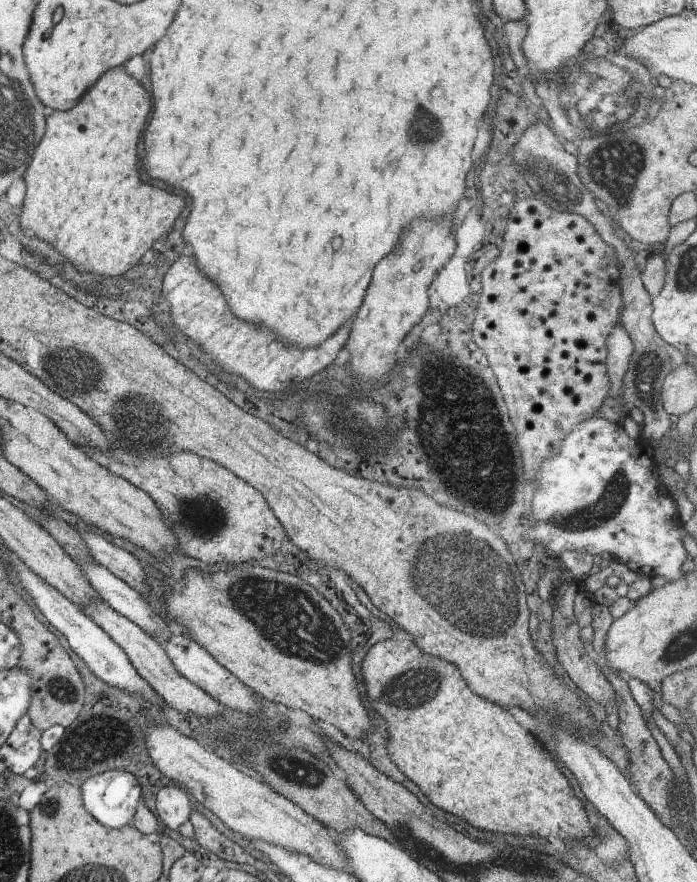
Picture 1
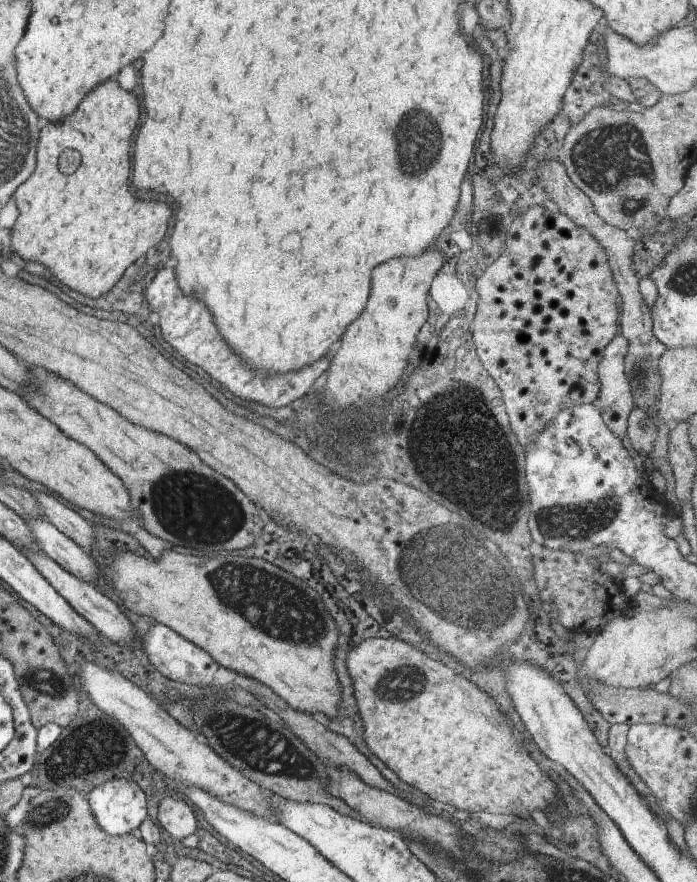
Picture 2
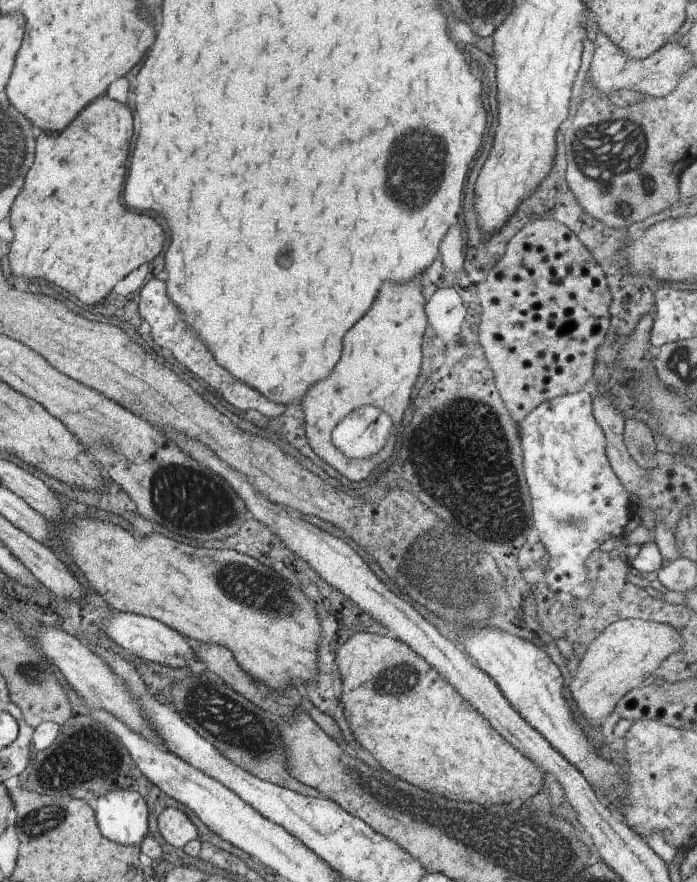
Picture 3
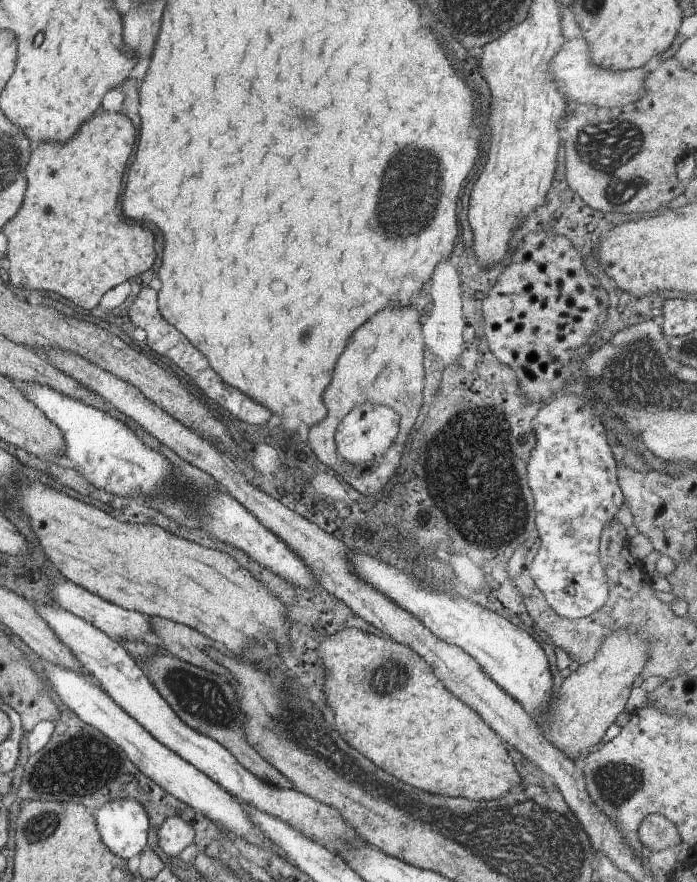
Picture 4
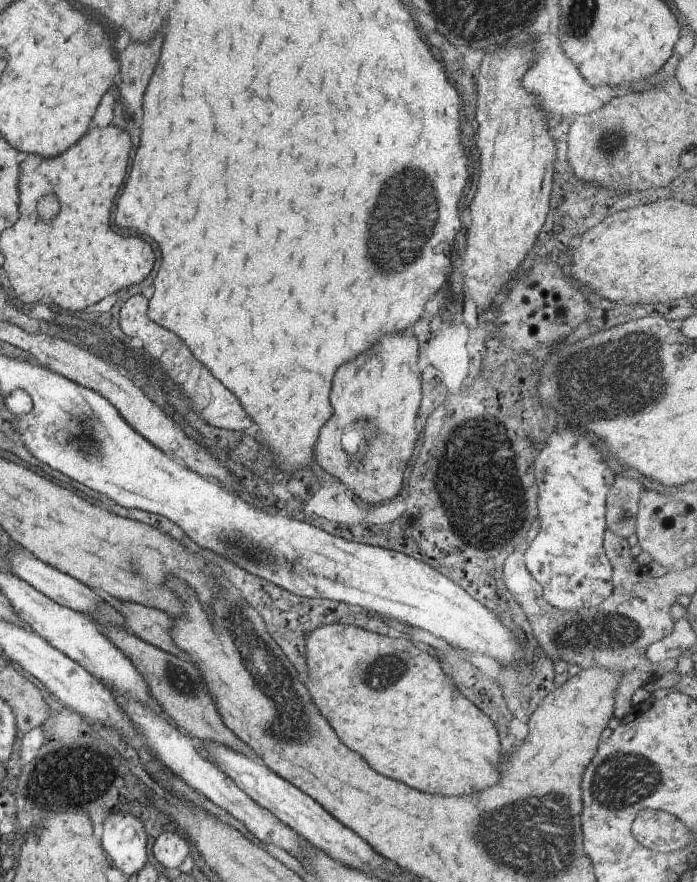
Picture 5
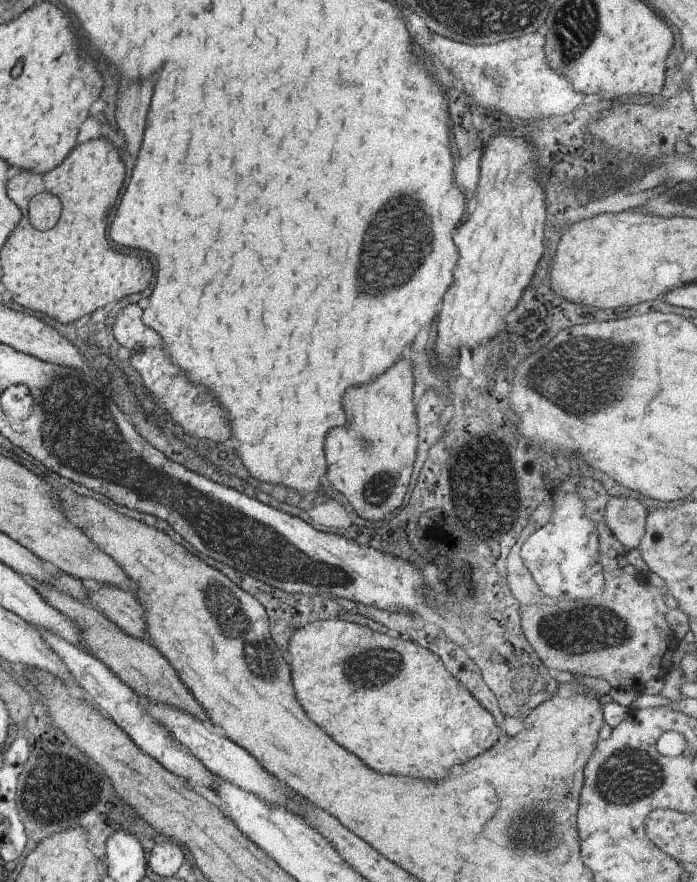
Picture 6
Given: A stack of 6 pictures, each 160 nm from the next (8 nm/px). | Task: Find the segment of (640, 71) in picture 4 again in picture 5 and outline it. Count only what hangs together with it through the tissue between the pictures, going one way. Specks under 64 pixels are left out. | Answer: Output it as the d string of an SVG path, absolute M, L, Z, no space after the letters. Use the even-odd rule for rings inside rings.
M544 31L542 36L530 34L530 40L535 46L535 62L524 75L522 84L527 91L539 98L539 104L548 112L562 112L562 114L590 114L594 110L600 110L615 95L622 92L620 87L612 85L591 85L578 70L574 61L567 56L562 44L558 42L558 36Z

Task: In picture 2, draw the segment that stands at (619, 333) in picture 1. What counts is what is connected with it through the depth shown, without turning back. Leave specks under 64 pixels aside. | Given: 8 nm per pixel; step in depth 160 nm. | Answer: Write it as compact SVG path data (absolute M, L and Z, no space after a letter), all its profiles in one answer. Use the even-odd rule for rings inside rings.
M616 335L605 348L597 368L601 387L596 404L608 428L620 438L627 432L627 418L634 407L633 394L625 373L628 347L626 338Z

